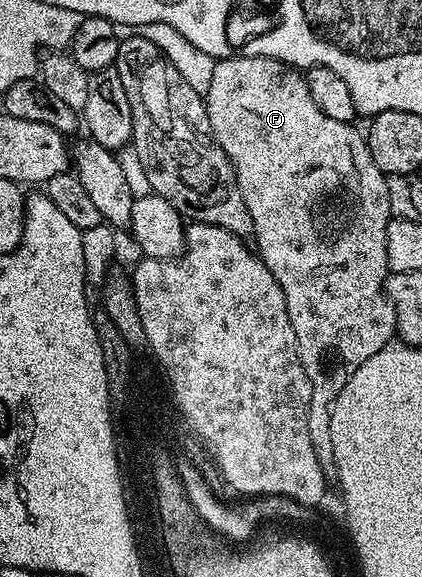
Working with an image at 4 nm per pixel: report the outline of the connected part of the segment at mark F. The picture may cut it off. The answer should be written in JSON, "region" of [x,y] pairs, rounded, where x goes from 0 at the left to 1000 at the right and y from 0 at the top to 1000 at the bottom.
{"region":[[[555,94],[550,101],[526,101],[509,106],[509,125],[500,125],[500,153],[486,170],[486,189],[495,194],[495,213],[505,224],[505,239],[528,256],[528,263],[543,274],[543,282],[552,286],[552,296],[562,307],[566,319],[566,333],[576,340],[576,354],[585,354],[585,367],[595,367],[595,381],[600,383],[597,411],[609,412],[609,426],[604,425],[607,438],[614,442],[621,454],[652,478],[652,485],[661,492],[661,499],[671,499],[671,513],[680,527],[680,548],[690,548],[690,568],[699,568],[699,589],[709,603],[709,624],[718,631],[718,645],[727,645],[727,659],[737,659],[737,700],[727,714],[727,749],[737,749],[737,769],[746,775],[746,792],[756,797],[756,811],[770,820],[773,830],[789,832],[799,825],[799,806],[794,804],[794,775],[784,763],[784,714],[794,693],[803,686],[803,679],[813,679],[813,672],[822,666],[822,659],[832,659],[832,652],[841,652],[841,638],[851,638],[851,631],[879,624],[879,617],[889,617],[889,610],[898,610],[898,603],[924,598],[934,591],[941,579],[941,549],[936,548],[936,534],[922,515],[912,511],[912,484],[922,480],[927,470],[922,466],[922,452],[917,451],[917,388],[924,381],[922,355],[917,354],[917,319],[912,317],[915,303],[898,291],[898,284],[889,284],[889,277],[879,270],[879,256],[874,255],[867,234],[855,232],[844,225],[844,217],[806,211],[803,208],[784,208],[784,201],[773,201],[768,194],[756,194],[746,173],[737,173],[737,159],[727,159],[727,146],[723,144],[723,130],[711,120],[682,114],[675,107],[664,107],[649,101],[626,101],[623,97],[576,97],[573,94]]]}

